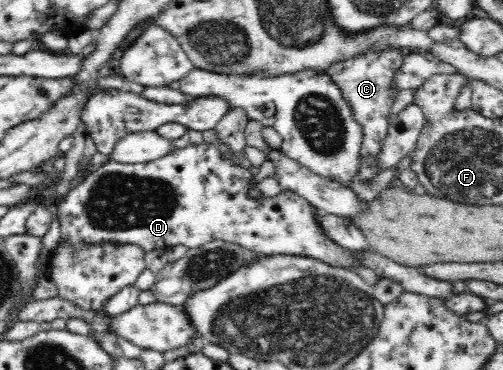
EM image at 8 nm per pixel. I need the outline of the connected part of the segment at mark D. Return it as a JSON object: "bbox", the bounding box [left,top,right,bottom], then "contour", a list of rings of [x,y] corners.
{"bbox":[57,142,367,270],"contour":[[[205,142],[181,149],[174,147],[168,155],[148,163],[125,164],[108,159],[77,181],[61,200],[57,210],[60,214],[61,239],[68,243],[134,243],[144,251],[168,249],[174,245],[197,248],[220,240],[264,256],[308,256],[347,270],[365,266],[361,263],[361,255],[367,250],[352,251],[326,237],[316,223],[314,207],[301,195],[290,190],[277,190],[263,199],[248,198],[248,181],[252,177],[248,168],[223,159],[213,144]]]}

